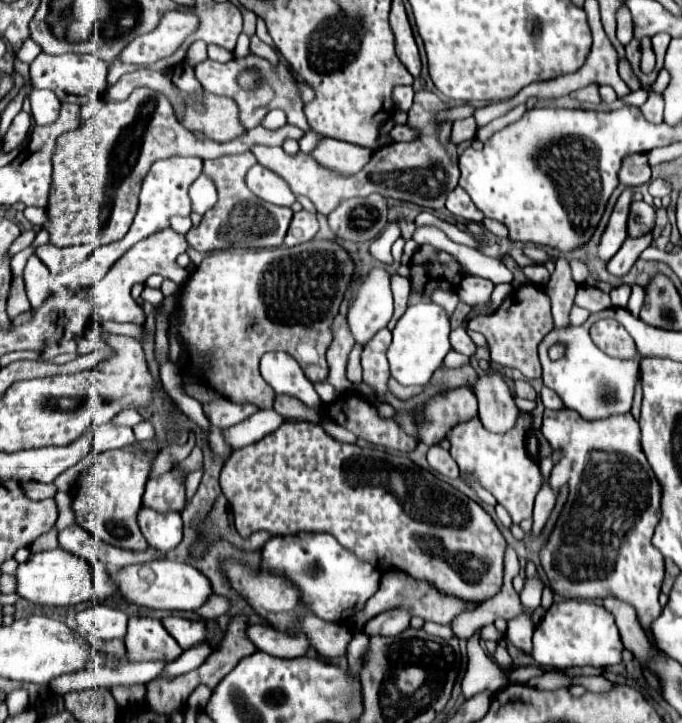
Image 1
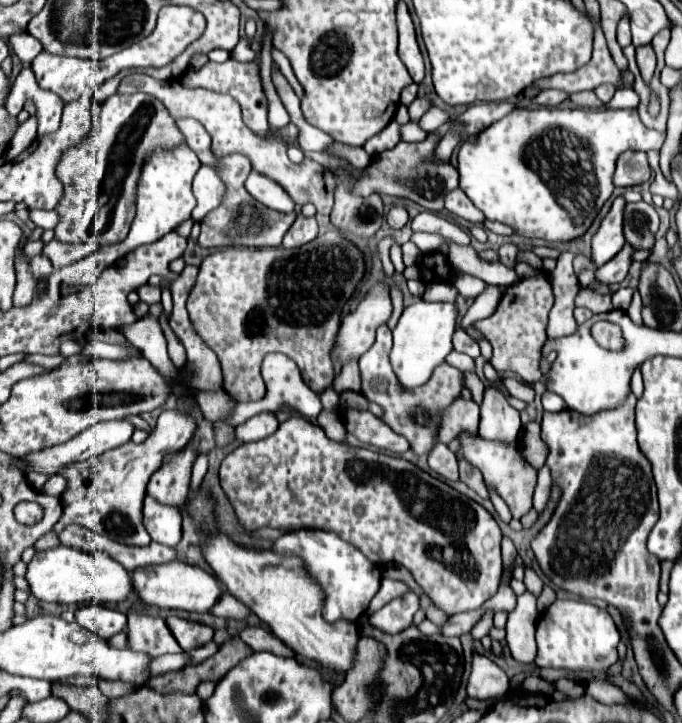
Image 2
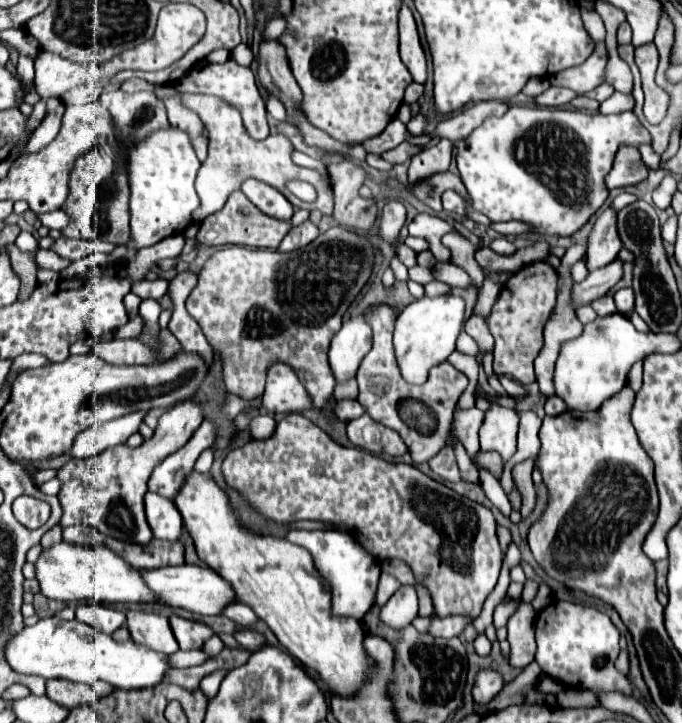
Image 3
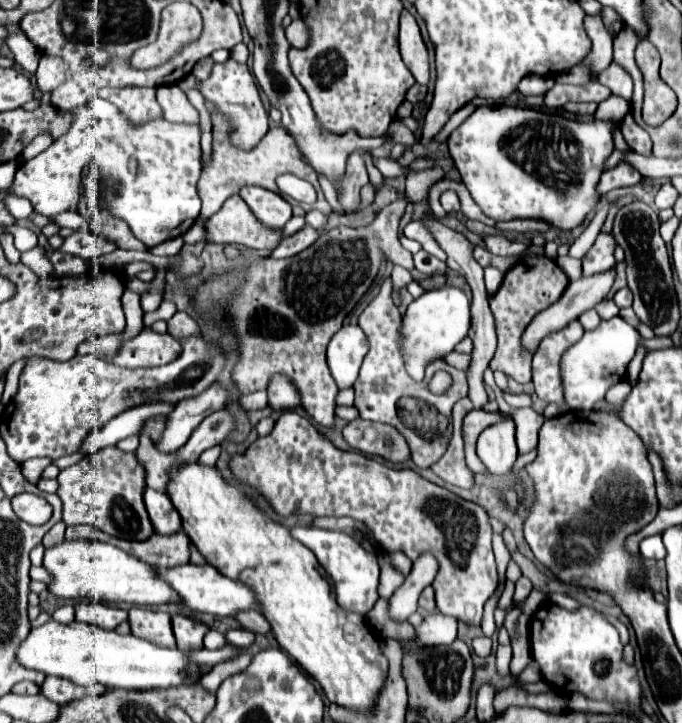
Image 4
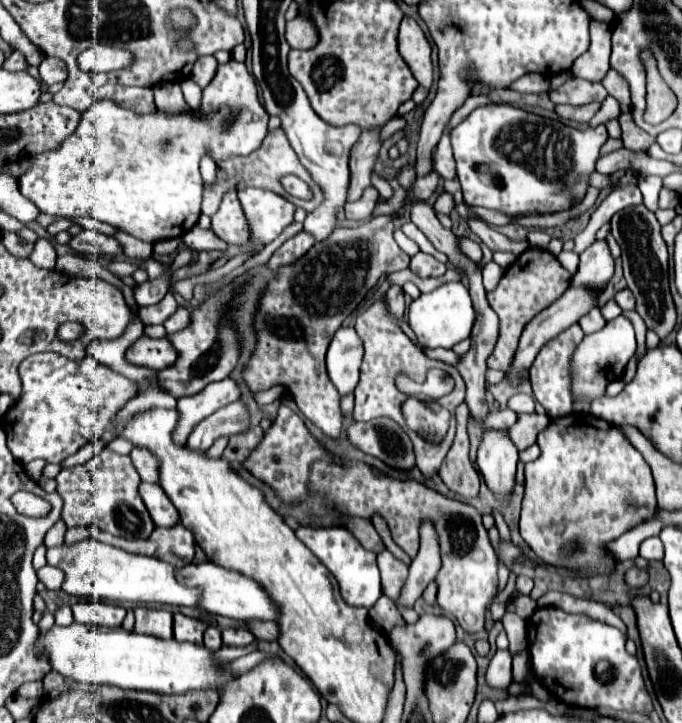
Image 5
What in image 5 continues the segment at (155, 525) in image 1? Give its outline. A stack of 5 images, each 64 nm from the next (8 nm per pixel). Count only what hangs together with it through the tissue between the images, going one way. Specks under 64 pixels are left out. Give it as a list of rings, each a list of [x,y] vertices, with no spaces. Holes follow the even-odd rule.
[[[140,482],[140,496],[154,520],[156,526],[172,526],[178,522],[178,512],[176,508],[170,504],[166,492],[158,486],[158,484],[148,484],[148,482]]]

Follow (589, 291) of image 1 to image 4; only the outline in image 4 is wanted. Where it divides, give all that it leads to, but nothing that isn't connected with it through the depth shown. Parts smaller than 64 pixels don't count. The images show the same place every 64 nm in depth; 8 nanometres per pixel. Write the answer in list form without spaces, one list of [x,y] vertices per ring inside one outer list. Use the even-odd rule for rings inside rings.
[[[602,300],[598,306],[596,306],[596,312],[600,314],[602,320],[610,320],[614,316],[618,316],[618,306],[612,302],[612,300]]]

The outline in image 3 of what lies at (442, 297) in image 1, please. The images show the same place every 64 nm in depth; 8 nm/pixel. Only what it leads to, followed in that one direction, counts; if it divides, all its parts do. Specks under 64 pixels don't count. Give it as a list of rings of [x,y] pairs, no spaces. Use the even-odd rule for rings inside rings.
[[[432,280],[424,288],[426,288],[426,296],[438,296],[438,294],[448,294],[450,292],[450,286],[444,284],[444,282],[438,282],[438,280]]]

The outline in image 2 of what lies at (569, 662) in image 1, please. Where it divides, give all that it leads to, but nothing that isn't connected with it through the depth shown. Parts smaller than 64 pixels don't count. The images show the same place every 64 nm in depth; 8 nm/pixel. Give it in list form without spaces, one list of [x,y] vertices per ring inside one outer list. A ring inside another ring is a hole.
[[[556,600],[554,604],[550,604],[550,608],[546,612],[540,614],[538,626],[536,626],[536,642],[538,642],[538,654],[534,664],[538,668],[562,668],[568,672],[588,672],[590,678],[610,678],[608,668],[618,660],[618,642],[620,642],[620,632],[612,620],[612,616],[608,614],[608,610],[600,610],[598,606],[590,604],[590,602],[582,602],[582,600]]]

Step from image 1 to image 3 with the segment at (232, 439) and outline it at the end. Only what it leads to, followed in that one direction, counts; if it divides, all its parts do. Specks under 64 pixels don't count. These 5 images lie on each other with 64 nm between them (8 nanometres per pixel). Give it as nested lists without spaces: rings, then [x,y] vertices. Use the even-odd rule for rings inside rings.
[[[264,414],[264,416],[256,416],[252,422],[250,422],[250,432],[252,432],[252,438],[256,440],[262,440],[262,438],[268,438],[276,428],[276,420],[270,416],[270,414]]]

